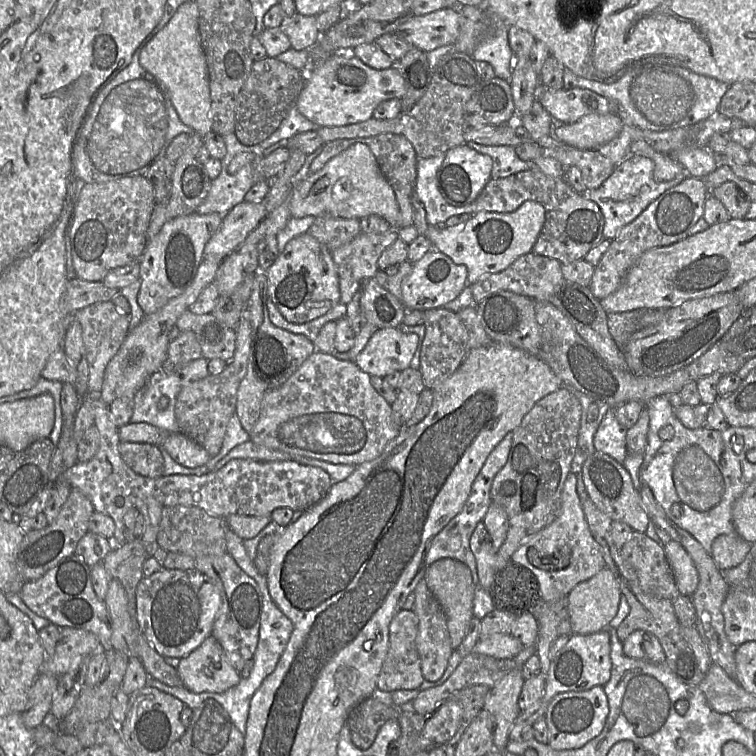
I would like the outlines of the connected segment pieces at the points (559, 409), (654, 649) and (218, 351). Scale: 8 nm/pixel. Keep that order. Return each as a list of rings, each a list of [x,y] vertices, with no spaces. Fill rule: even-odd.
[[[561,386],[538,400],[524,416],[520,425],[512,431],[513,440],[508,460],[495,476],[490,490],[492,502],[502,507],[508,517],[507,537],[498,550],[498,554],[504,559],[511,559],[525,538],[550,524],[561,512],[562,490],[567,476],[571,473],[572,460],[576,454],[580,419],[579,399]]]
[[[635,630],[623,642],[626,656],[651,663],[664,663],[666,656],[657,637],[645,630]]]
[[[185,311],[175,325],[180,332],[192,331],[201,346],[202,357],[232,360],[236,348],[236,331],[225,326],[212,313],[195,314]]]

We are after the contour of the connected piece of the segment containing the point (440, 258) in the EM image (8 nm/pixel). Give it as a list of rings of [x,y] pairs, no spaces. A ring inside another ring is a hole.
[[[432,248],[412,265],[410,273],[404,278],[401,286],[401,302],[407,311],[443,308],[456,299],[466,285],[467,268],[455,264],[447,255]]]

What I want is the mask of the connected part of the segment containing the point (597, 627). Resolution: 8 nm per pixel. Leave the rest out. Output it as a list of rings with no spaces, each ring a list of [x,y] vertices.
[[[607,567],[576,585],[565,597],[573,634],[596,633],[610,626],[621,596],[619,581]]]

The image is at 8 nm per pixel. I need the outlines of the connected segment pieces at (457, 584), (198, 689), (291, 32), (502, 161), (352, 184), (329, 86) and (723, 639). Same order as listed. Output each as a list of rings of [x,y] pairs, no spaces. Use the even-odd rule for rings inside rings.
[[[443,558],[428,565],[423,576],[429,590],[443,608],[453,650],[458,649],[474,617],[473,599],[476,585],[469,567],[456,559]]]
[[[212,635],[181,658],[176,669],[183,686],[195,693],[221,693],[237,685],[241,679],[221,644]]]
[[[295,12],[292,17],[286,18],[282,30],[289,38],[291,48],[297,51],[308,50],[320,38],[315,16],[303,16]]]
[[[466,142],[465,144],[492,159],[491,179],[505,178],[530,168],[529,163],[518,158],[515,148],[512,146],[485,146],[474,142]]]
[[[354,144],[329,160],[322,169],[295,184],[289,198],[293,218],[330,215],[343,219],[362,219],[376,214],[398,230],[399,207],[394,191],[382,174],[375,156],[365,144]]]
[[[352,52],[336,53],[304,74],[304,87],[297,99],[297,109],[320,127],[345,126],[370,119],[380,103],[401,99],[404,94],[405,81],[395,66],[376,70],[365,65]]]
[[[642,484],[640,489],[640,496],[654,524],[664,529],[669,534],[672,540],[680,543],[692,558],[699,576],[698,586],[693,595],[691,595],[692,602],[696,611],[695,626],[708,649],[713,663],[721,666],[730,677],[735,679],[736,647],[731,644],[726,636],[724,629],[724,617],[721,611],[721,606],[727,595],[729,586],[724,581],[721,570],[717,568],[710,553],[706,552],[702,545],[690,533],[677,526],[672,520],[667,517],[663,508],[655,500],[653,493],[648,486]]]

